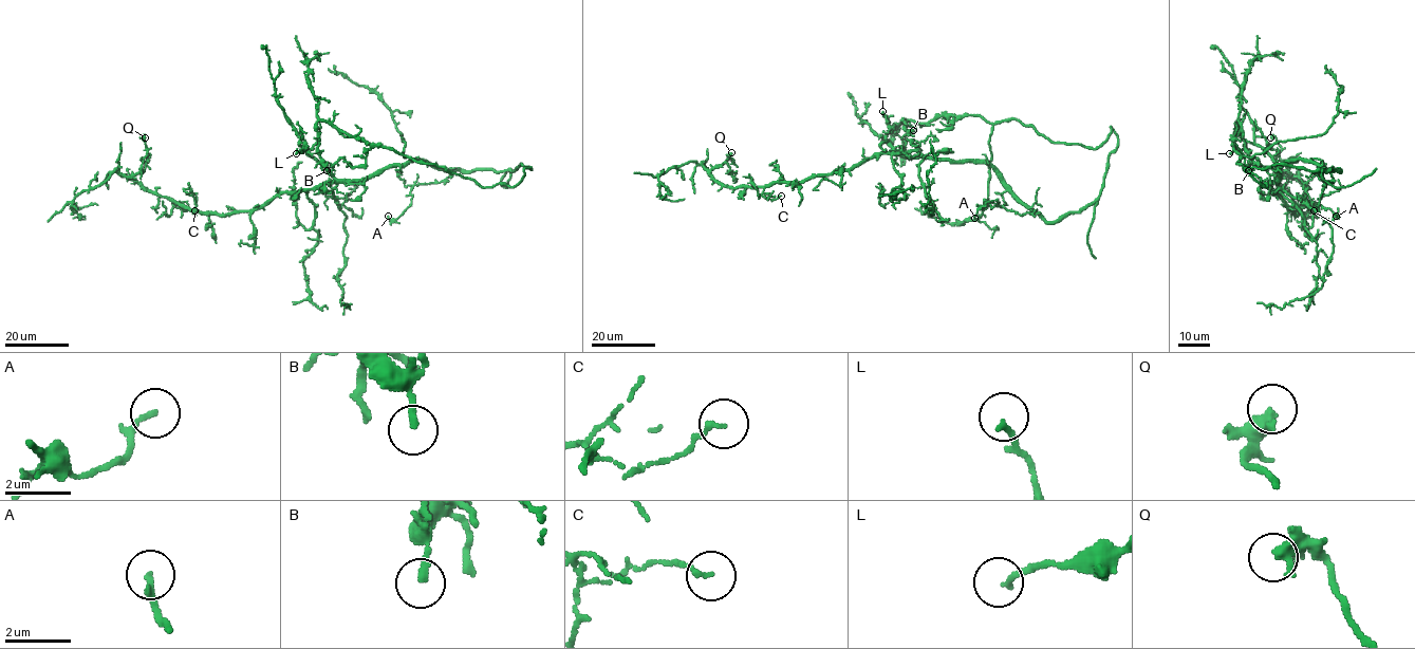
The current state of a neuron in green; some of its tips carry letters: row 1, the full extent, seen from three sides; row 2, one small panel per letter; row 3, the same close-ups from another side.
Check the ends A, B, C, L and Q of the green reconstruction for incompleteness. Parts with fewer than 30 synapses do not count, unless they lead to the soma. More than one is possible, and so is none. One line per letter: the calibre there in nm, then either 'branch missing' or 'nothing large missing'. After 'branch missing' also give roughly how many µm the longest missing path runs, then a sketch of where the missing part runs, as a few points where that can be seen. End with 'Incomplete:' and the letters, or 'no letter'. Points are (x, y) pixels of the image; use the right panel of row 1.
A: 190 nm | nothing large missing
B: 200 nm | nothing large missing
C: 140 nm | nothing large missing
L: 160 nm | nothing large missing
Q: 320 nm | nothing large missing
Incomplete: no letter

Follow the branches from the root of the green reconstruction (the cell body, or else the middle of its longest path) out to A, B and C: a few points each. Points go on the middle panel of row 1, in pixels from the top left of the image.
A: (1038, 212), (1019, 215), (991, 200), (978, 210), (974, 218)
B: (1038, 212), (1058, 222), (1096, 200), (1118, 146), (1112, 127), (1095, 149), (976, 115), (903, 119), (913, 130)
C: (1038, 212), (988, 165), (925, 159), (915, 151), (875, 153), (849, 169), (771, 183), (761, 195), (781, 196)

